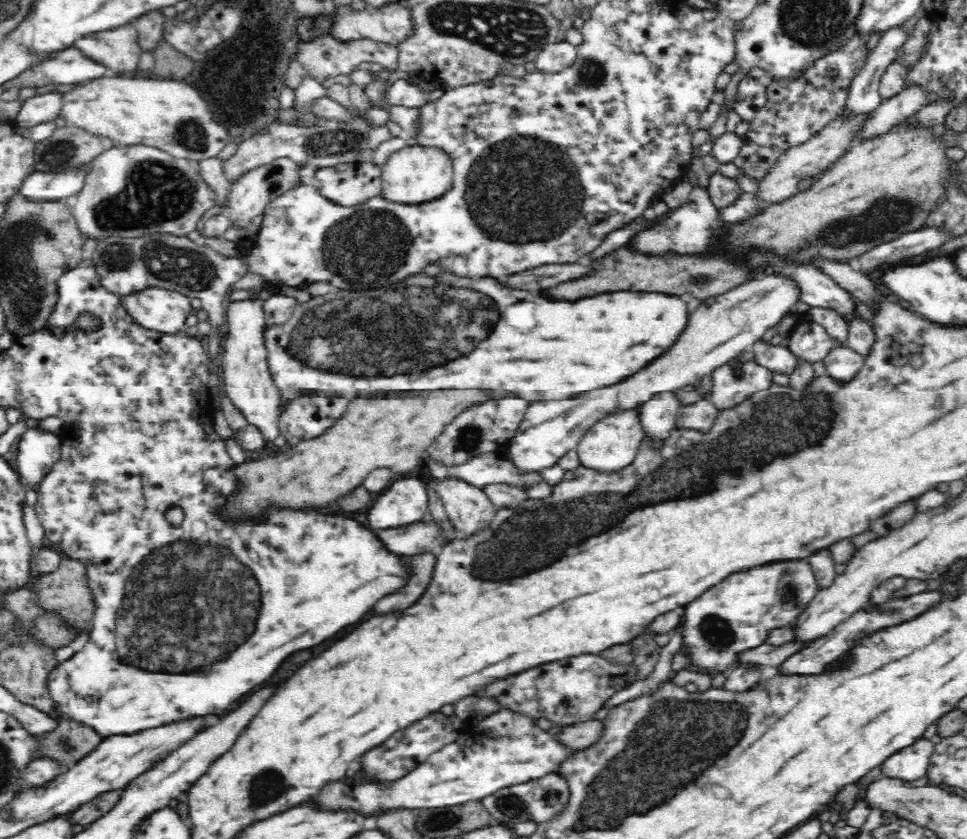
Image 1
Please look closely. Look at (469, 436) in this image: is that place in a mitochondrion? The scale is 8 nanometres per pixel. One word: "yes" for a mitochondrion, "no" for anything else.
yes

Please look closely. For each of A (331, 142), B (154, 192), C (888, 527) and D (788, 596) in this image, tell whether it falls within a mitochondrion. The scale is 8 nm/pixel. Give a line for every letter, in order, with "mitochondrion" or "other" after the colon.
A: mitochondrion
B: mitochondrion
C: other
D: mitochondrion

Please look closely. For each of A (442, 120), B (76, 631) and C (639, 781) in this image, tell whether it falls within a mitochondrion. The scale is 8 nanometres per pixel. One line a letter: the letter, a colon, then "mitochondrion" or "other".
A: other
B: other
C: mitochondrion

